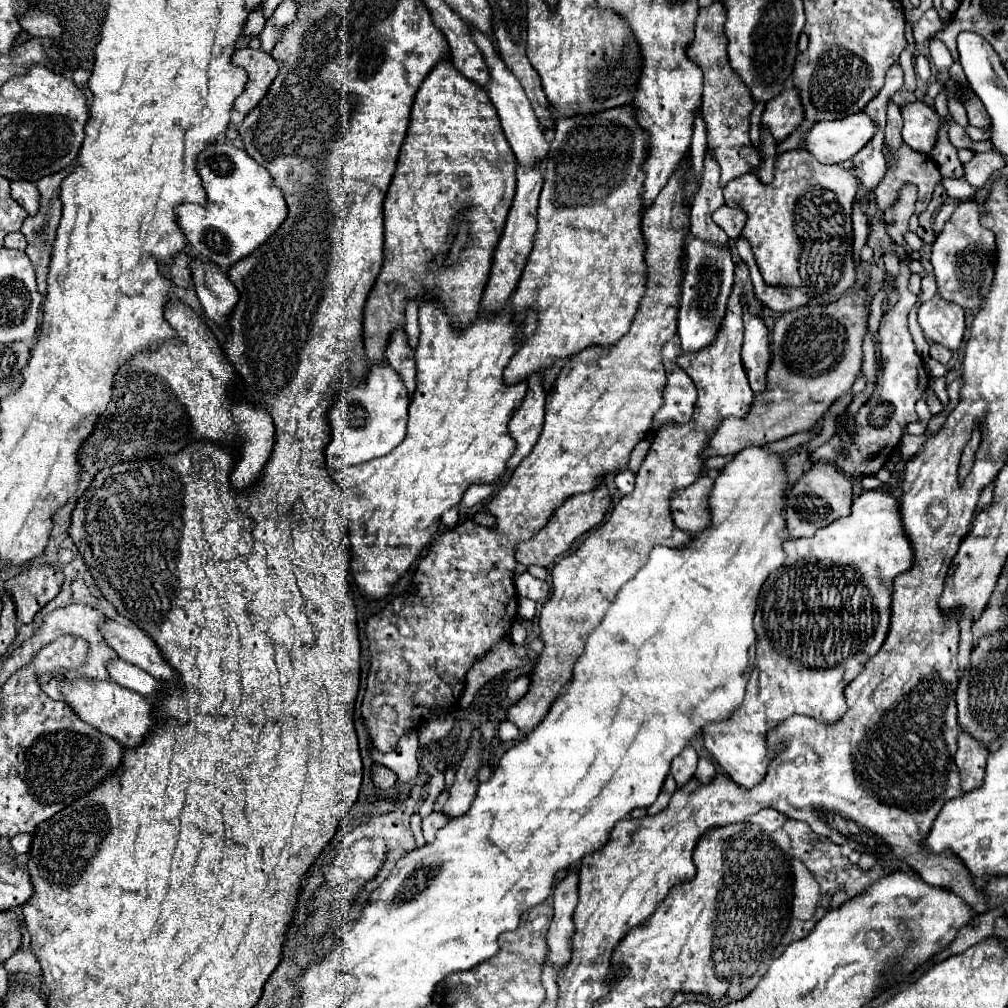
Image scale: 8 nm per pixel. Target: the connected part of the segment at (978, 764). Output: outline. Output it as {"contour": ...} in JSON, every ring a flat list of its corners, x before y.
{"contour":[[959,732,959,750,955,754,955,764,961,774,963,792,971,792,983,784,987,748,981,742,975,742,969,734]]}

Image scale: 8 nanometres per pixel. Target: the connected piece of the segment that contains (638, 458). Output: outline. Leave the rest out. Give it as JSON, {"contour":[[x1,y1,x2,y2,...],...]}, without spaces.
{"contour":[[645,438,645,440,641,440,641,442,633,448,633,452,631,452,631,460,629,460,629,466,627,466,633,474,639,472,639,466,641,466,645,454,649,452,649,446,651,446,651,442]]}

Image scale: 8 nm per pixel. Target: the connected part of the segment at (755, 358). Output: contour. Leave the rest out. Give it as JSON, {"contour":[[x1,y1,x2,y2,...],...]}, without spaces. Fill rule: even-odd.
{"contour":[[743,310,743,322,745,322,745,344,741,352,741,360,751,384,751,390,755,394,761,394,767,384,767,370,769,370,769,330,765,322,751,314,749,310]]}

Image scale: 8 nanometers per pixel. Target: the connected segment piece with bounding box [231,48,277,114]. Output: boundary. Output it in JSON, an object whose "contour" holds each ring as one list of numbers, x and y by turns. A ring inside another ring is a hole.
{"contour":[[253,48,235,50,231,62,247,72,245,90,235,100,233,108,241,114,249,114,255,108,255,104,259,104,259,98,267,94,271,82,275,80,277,64,273,62,271,54,265,54,263,50,253,50]]}

